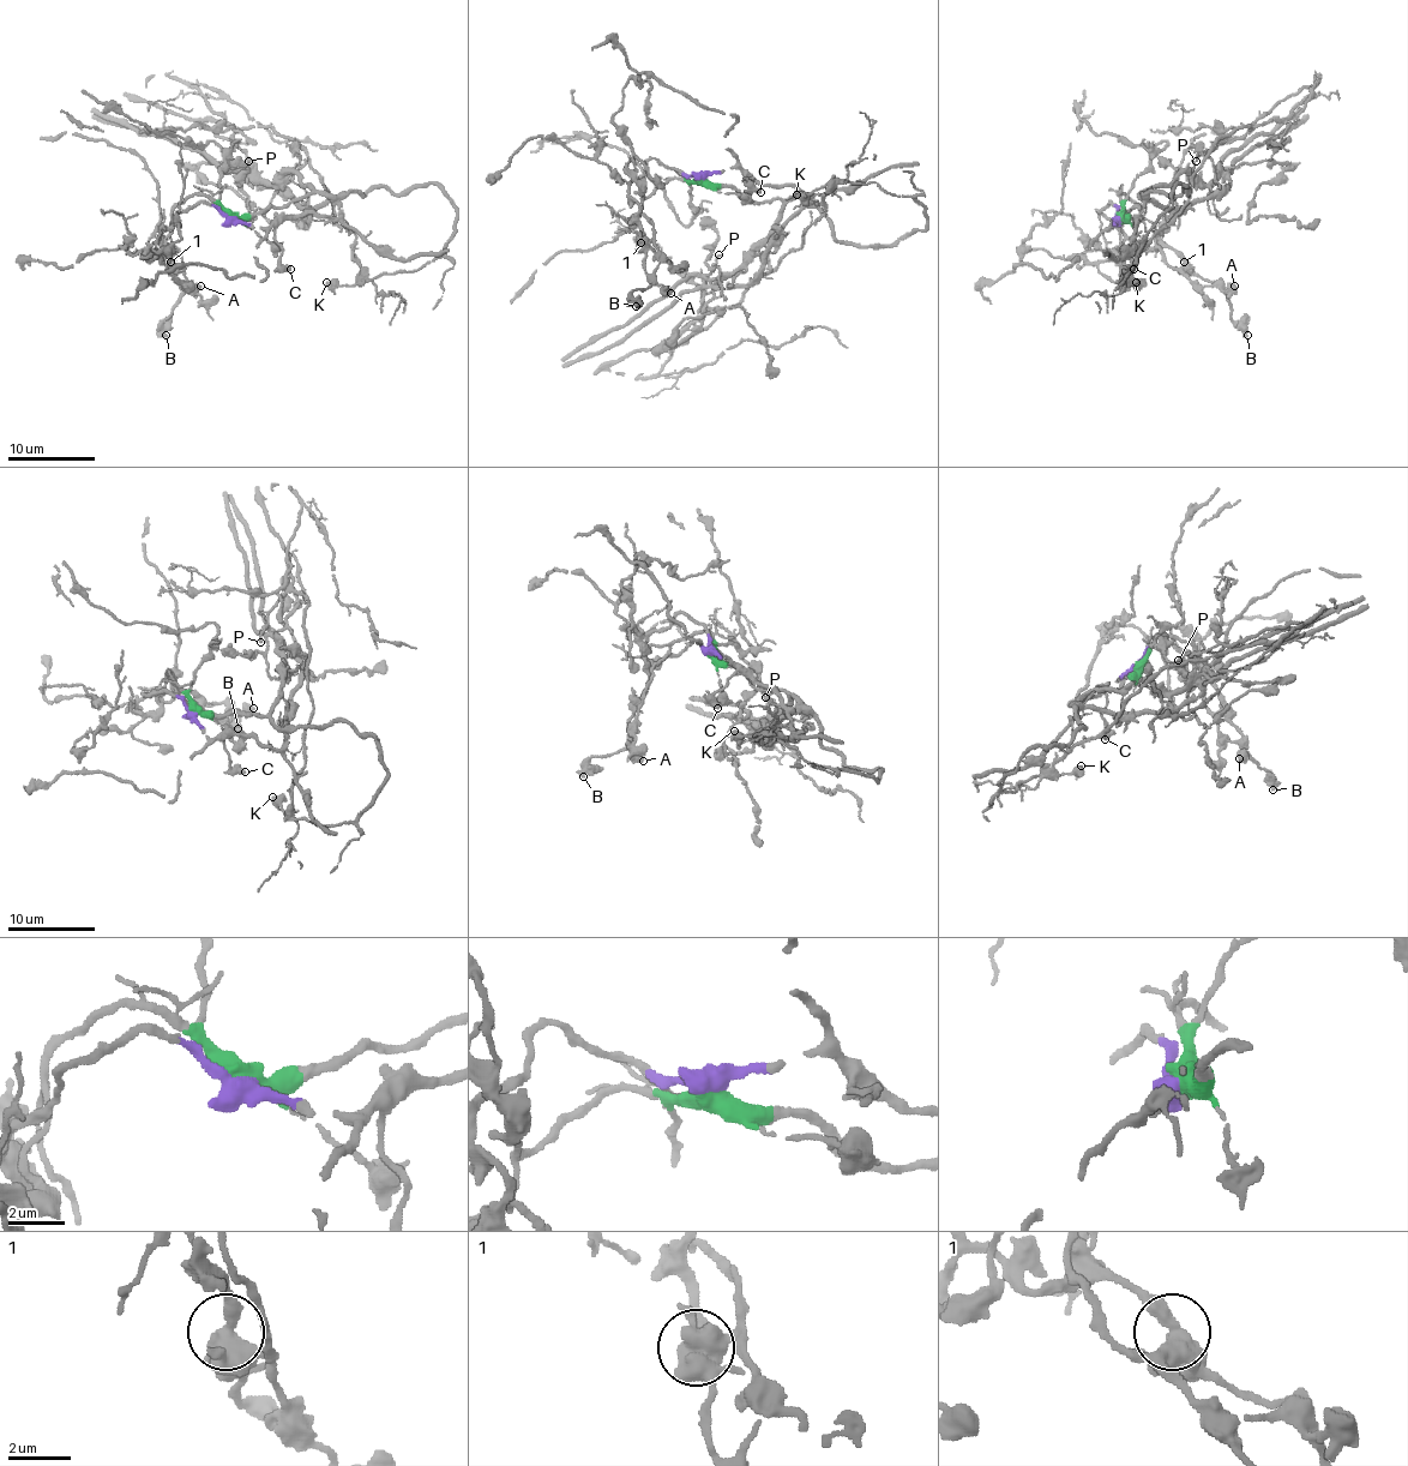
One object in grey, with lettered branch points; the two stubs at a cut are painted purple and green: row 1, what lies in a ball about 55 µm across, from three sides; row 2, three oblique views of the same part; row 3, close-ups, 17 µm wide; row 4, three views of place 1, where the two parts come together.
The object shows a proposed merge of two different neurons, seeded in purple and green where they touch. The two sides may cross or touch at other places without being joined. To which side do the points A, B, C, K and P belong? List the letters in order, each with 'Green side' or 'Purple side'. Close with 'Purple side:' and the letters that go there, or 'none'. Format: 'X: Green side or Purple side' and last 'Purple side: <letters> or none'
A: Purple side
B: Purple side
C: Purple side
K: Green side
P: Green side
Purple side: A, B, C

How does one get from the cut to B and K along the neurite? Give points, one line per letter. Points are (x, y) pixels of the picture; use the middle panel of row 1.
B: (699, 178), (653, 158), (630, 184), (650, 280), (632, 293), (637, 306)
K: (699, 178), (752, 202), (802, 197), (846, 242), (894, 245), (926, 223), (874, 182), (795, 194)

